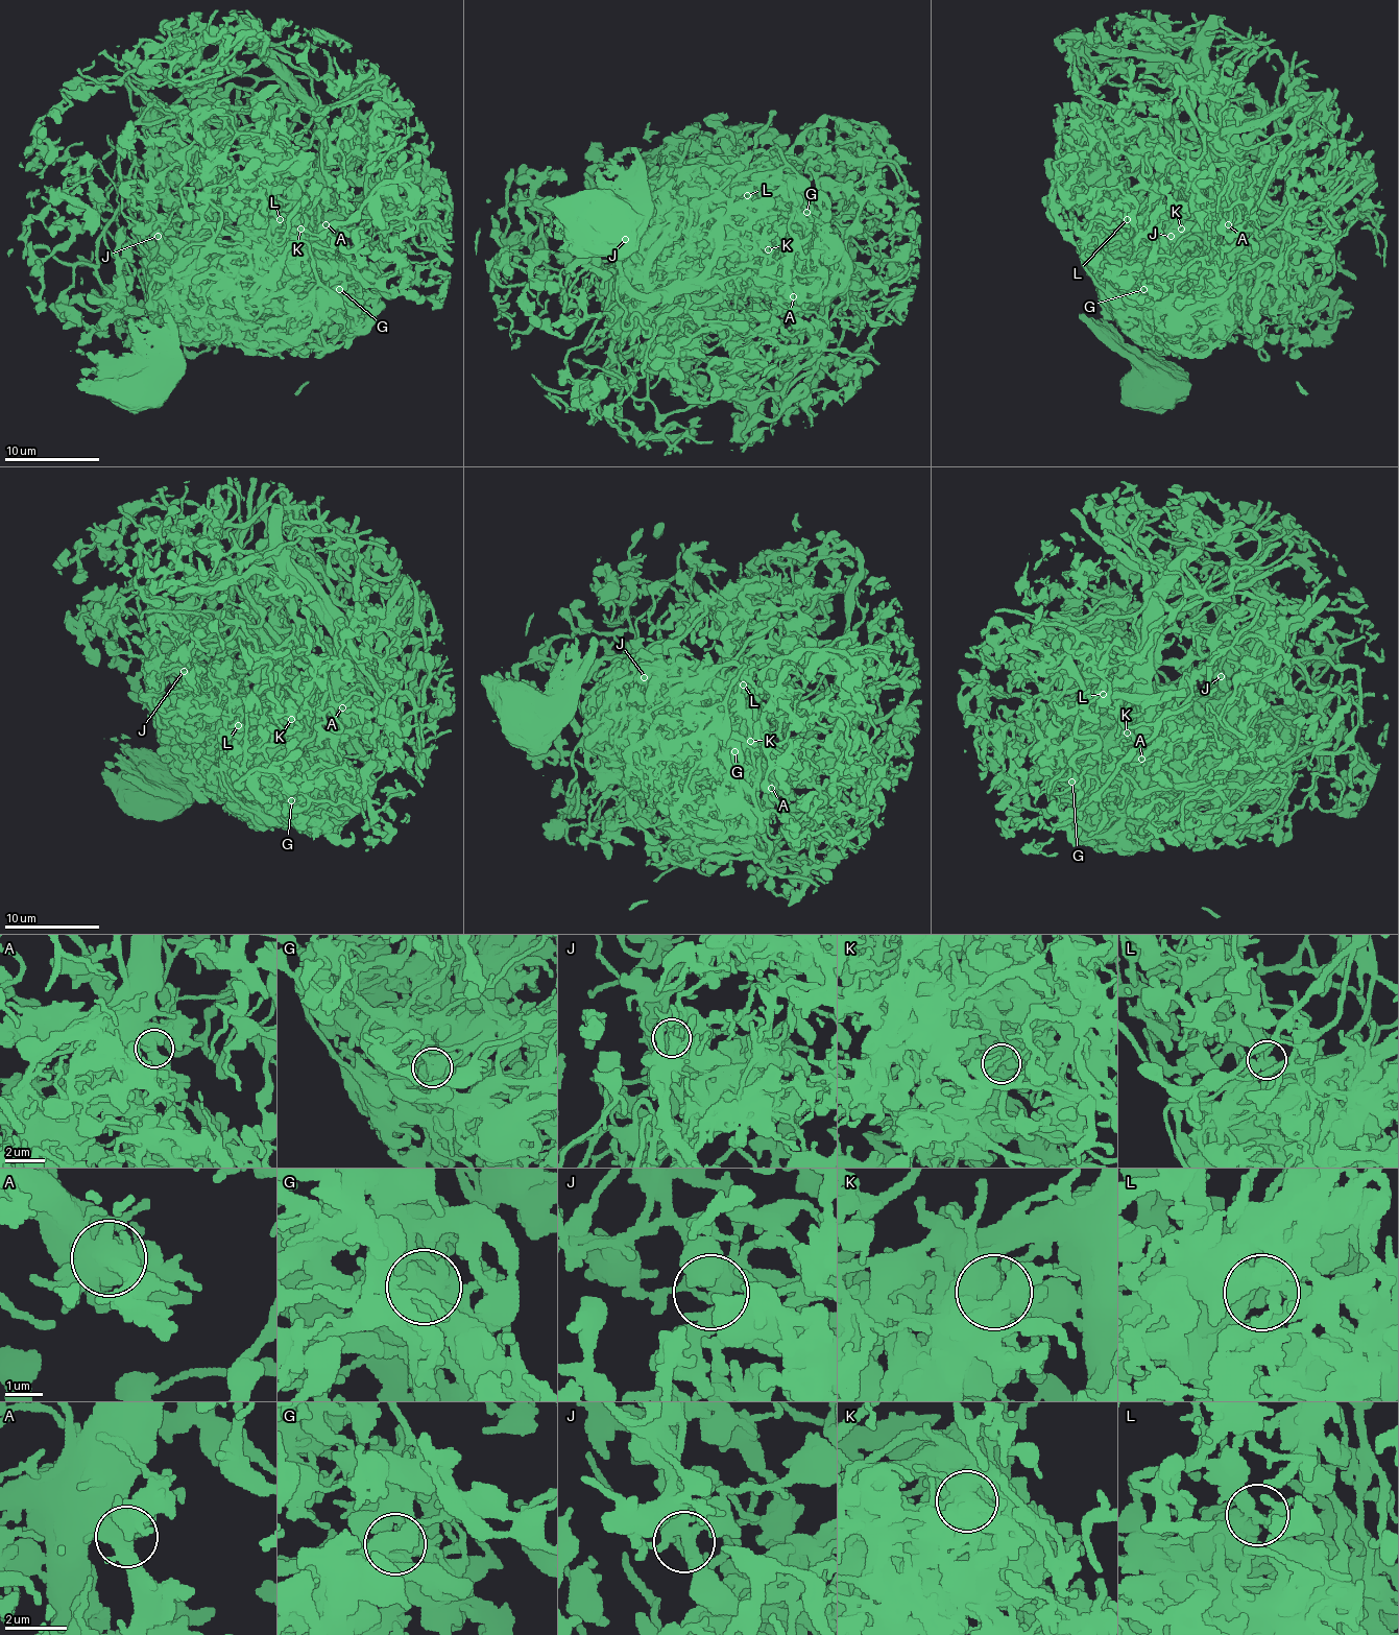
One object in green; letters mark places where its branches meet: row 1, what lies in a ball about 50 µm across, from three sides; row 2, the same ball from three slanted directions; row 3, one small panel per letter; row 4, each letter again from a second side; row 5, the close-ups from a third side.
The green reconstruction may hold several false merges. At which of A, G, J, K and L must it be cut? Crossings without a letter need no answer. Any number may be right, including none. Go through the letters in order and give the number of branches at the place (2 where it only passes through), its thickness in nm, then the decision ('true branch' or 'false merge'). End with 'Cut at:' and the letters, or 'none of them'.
A: 3 branches meet; 550 nm thick; true branch
G: 3 branches meet; 550 nm thick; false merge
J: 7 branches meet; 440 nm thick; true branch
K: 3 branches meet; 650 nm thick; false merge
L: 6 branches meet; 340 nm thick; false merge
Cut at: G, K, L

